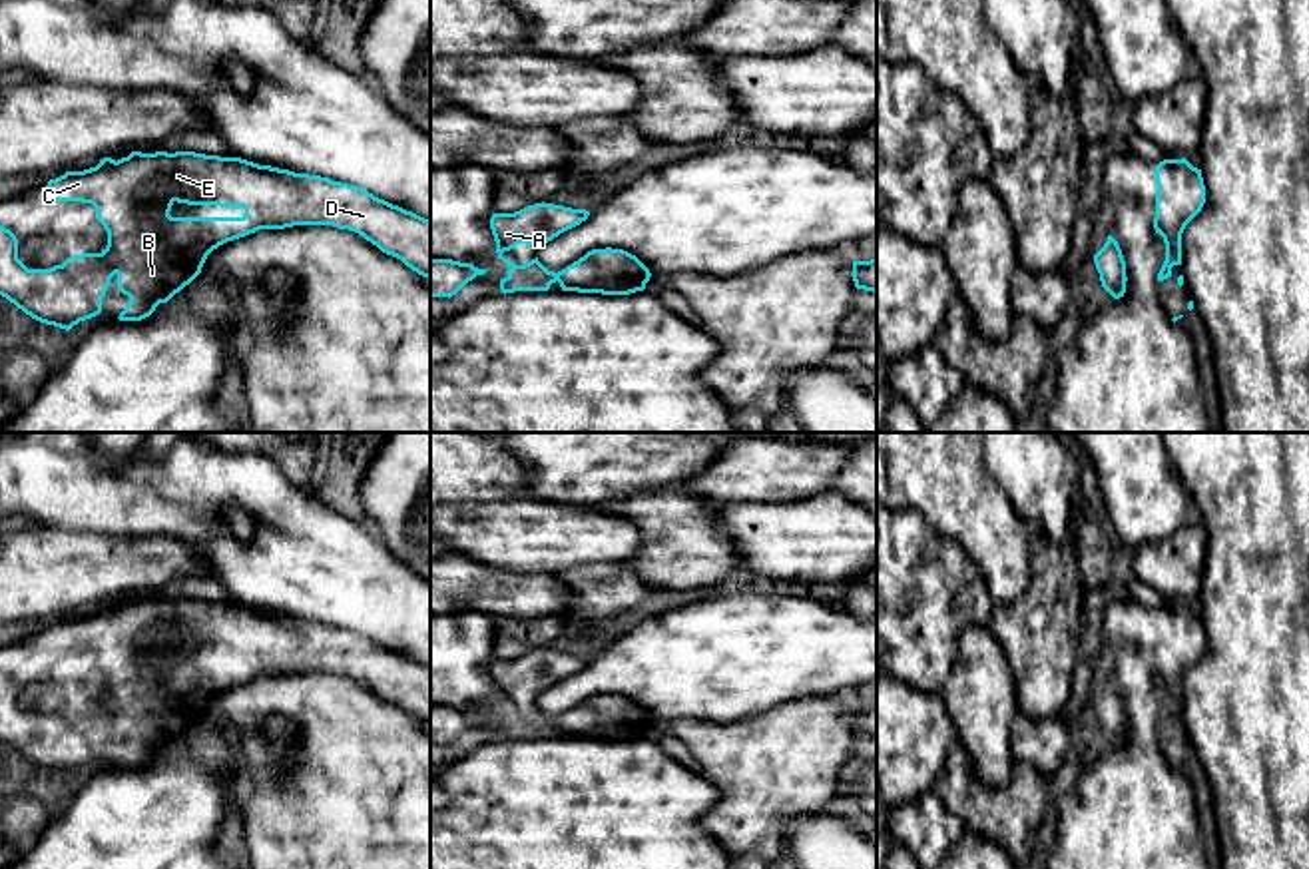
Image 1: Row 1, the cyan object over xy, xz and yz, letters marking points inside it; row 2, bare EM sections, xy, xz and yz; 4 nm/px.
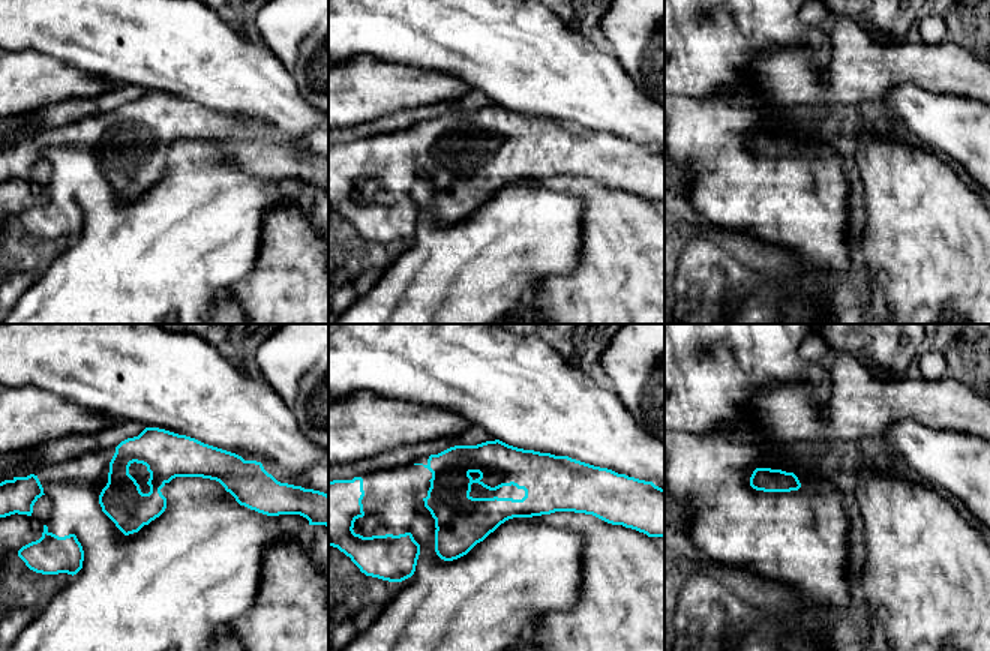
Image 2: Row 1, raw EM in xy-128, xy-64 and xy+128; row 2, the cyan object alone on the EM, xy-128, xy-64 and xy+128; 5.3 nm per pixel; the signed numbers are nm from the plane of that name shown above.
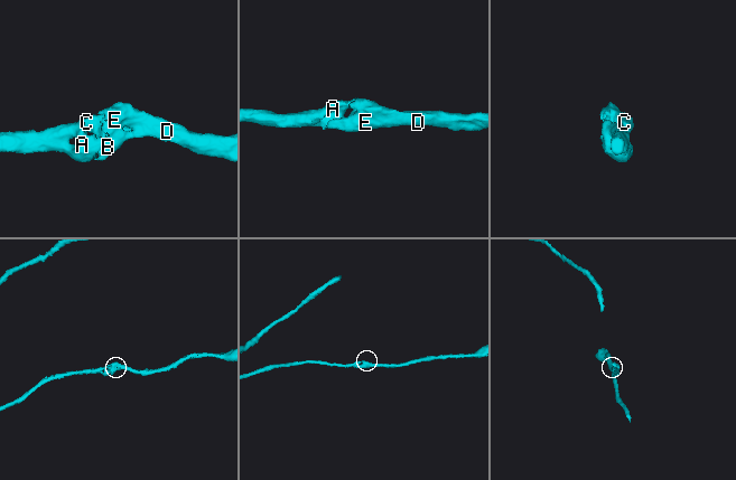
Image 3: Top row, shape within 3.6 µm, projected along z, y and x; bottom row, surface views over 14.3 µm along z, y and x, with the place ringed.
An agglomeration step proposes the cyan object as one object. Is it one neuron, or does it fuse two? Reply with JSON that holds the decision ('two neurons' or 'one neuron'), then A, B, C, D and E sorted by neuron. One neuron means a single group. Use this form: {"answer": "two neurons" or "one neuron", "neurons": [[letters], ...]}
{"answer": "one neuron", "neurons": [["A", "B", "C", "D", "E"]]}

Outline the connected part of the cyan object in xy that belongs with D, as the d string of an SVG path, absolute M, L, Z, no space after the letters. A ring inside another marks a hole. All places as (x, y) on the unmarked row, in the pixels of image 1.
M131 598L128 604L104 604L96 614L66 618L50 626L46 642L54 648L82 648L96 654L108 678L100 700L70 702L50 716L28 716L18 706L16 682L0 672L0 741L32 765L70 777L80 767L102 759L110 725L130 743L120 767L141 767L159 749L167 749L199 720L207 702L219 692L259 676L293 672L333 672L363 682L383 700L400 706L422 724L430 724L430 666L375 644L363 634L321 622L295 620L259 612L241 604L219 604L195 598ZM173 650L243 654L243 664L171 664Z

